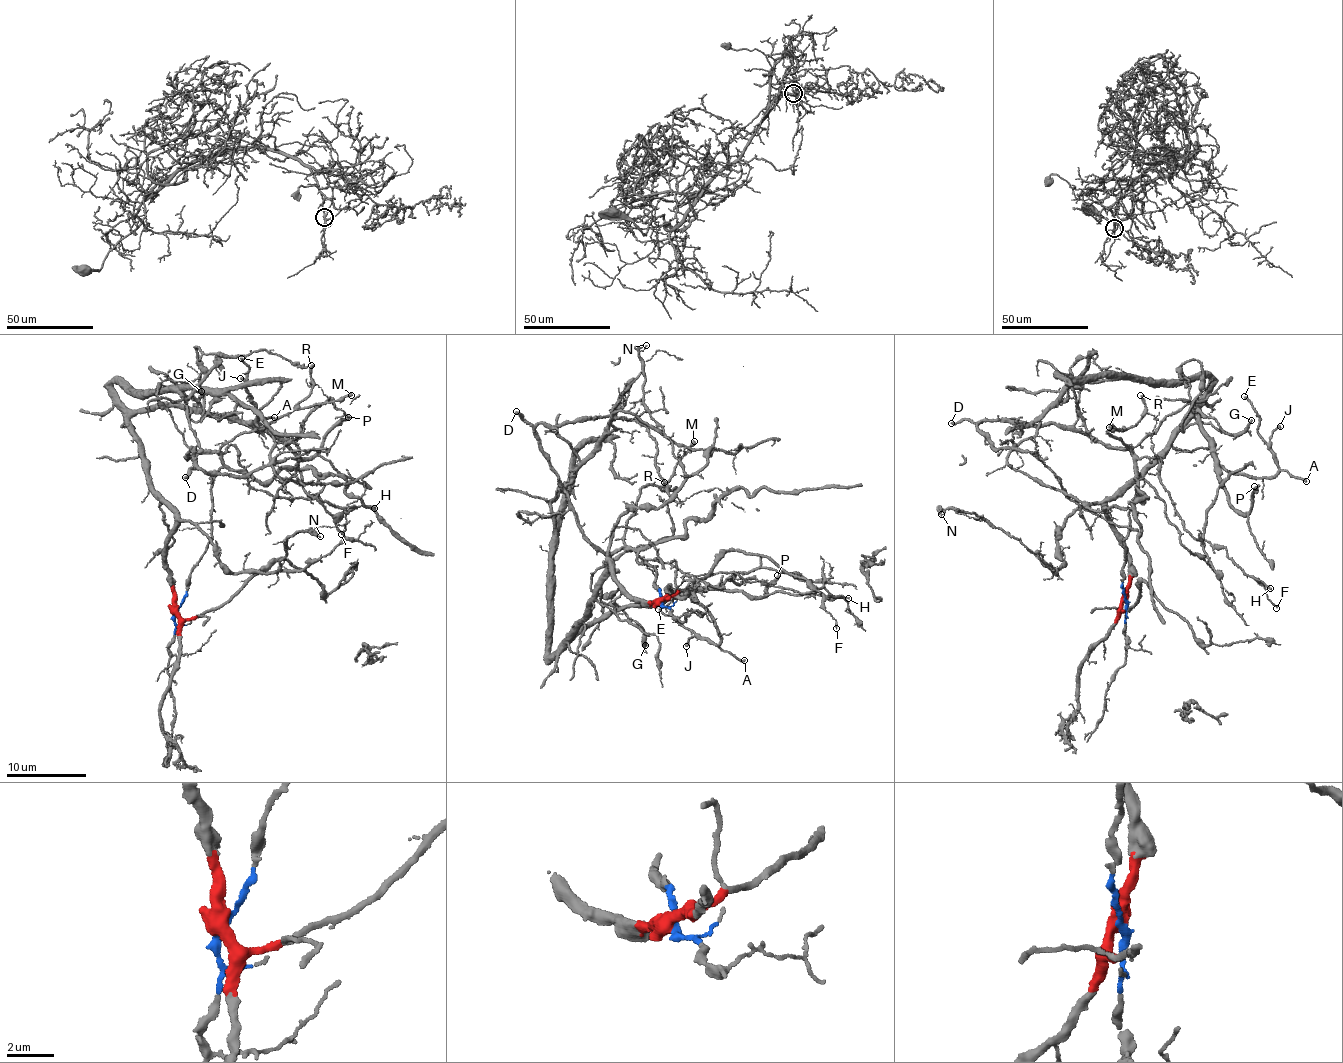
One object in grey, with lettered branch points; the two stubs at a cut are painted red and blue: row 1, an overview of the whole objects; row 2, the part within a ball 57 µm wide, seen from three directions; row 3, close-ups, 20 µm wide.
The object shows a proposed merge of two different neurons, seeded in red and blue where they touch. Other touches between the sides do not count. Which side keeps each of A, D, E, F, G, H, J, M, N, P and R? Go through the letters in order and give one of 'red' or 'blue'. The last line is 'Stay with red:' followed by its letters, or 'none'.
A: red
D: blue
E: red
F: blue
G: blue
H: blue
J: red
M: blue
N: red
P: red
R: blue
Stay with red: A, E, J, N, P

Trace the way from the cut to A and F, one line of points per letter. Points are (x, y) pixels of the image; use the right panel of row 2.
A: (1124, 599), (1126, 551), (1106, 503), (1136, 481), (1195, 411), (1219, 463), (1233, 472), (1281, 470), (1306, 482)
F: (1124, 599), (1125, 538), (1136, 460), (1141, 457), (1158, 459), (1162, 485), (1184, 528), (1224, 548), (1277, 607)

